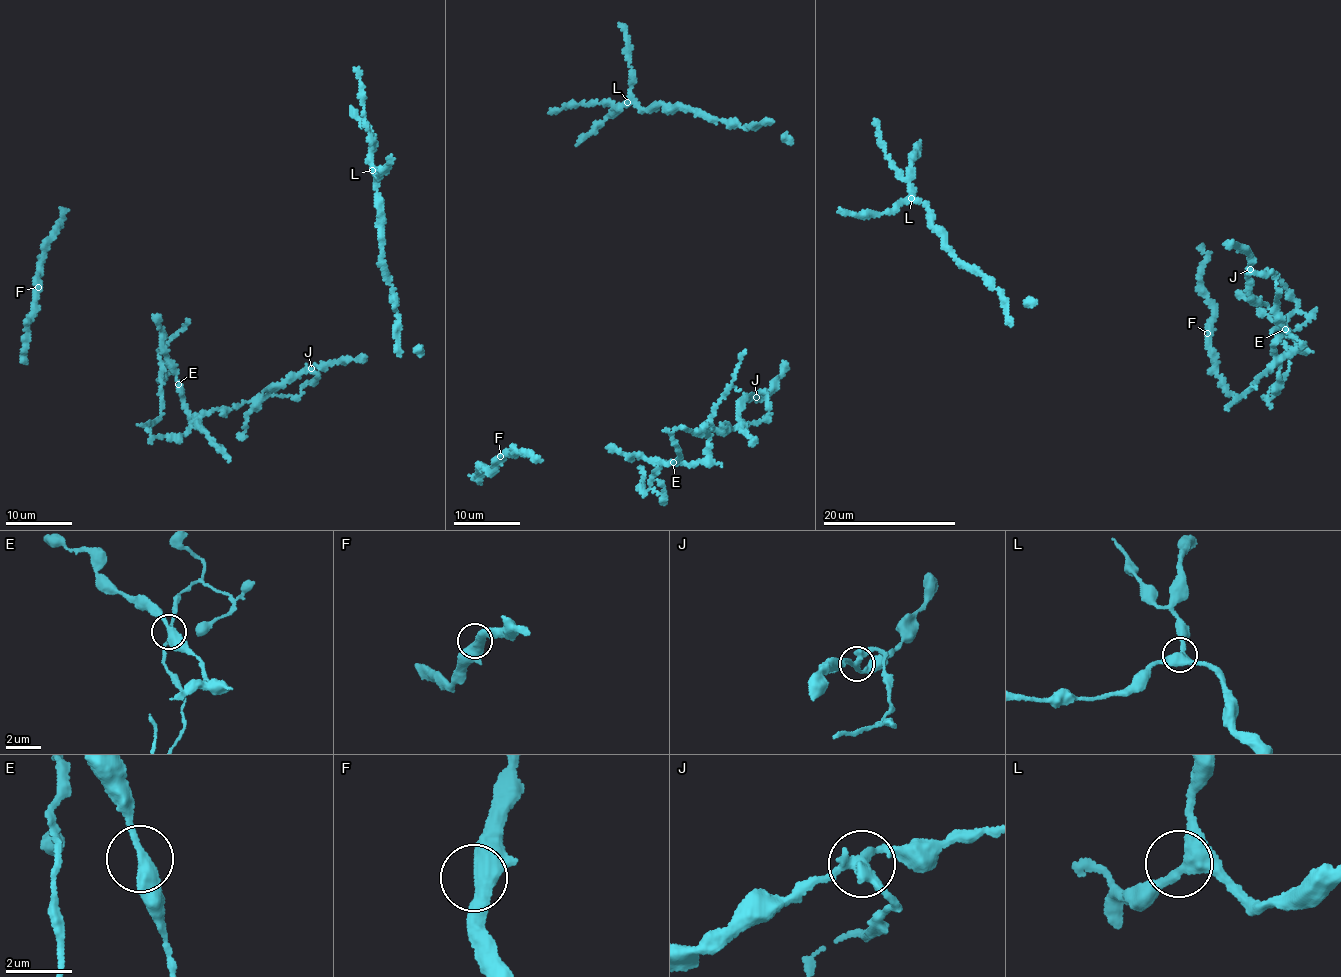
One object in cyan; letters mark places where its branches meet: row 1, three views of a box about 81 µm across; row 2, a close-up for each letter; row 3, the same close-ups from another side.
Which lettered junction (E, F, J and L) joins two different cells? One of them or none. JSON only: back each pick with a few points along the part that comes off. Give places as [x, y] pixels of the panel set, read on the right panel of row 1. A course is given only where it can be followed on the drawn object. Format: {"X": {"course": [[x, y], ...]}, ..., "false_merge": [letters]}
{"J": {"course": [[1250, 269], [1275, 273], [1279, 292], [1280, 380], [1269, 403], [1290, 365], [1283, 334], [1298, 304], [1267, 270]]}, "false_merge": ["J"]}

